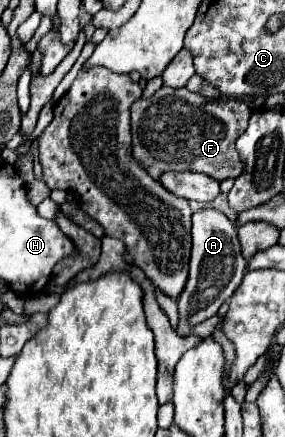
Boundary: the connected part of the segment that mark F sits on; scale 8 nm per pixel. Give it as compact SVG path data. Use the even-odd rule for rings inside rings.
M162 87L150 99L138 99L132 107L132 153L140 165L154 177L166 171L200 171L218 181L236 177L242 171L242 161L234 147L238 135L246 131L250 109L244 101L204 99L190 93L186 87Z

